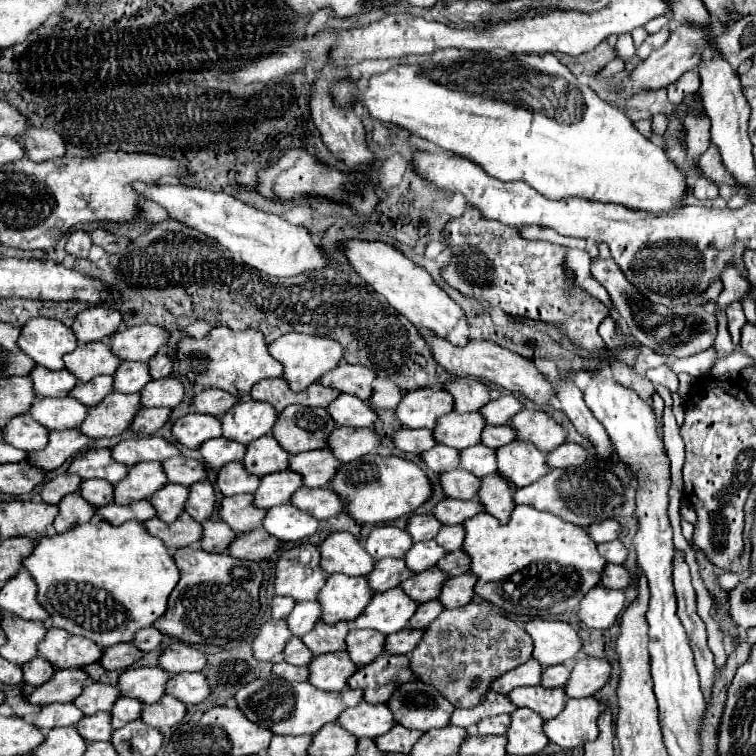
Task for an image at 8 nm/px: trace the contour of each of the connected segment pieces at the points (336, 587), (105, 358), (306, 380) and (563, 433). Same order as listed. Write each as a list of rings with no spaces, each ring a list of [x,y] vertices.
[[[329,575],[325,587],[319,593],[319,603],[321,603],[321,619],[329,625],[335,625],[339,621],[355,621],[363,609],[369,605],[371,597],[373,597],[373,589],[369,589],[369,581],[367,577],[347,577],[347,575]]]
[[[105,341],[79,345],[65,357],[65,369],[69,369],[81,383],[97,375],[113,375],[121,359],[109,349]]]
[[[289,333],[279,339],[275,339],[269,345],[269,353],[285,365],[285,379],[289,381],[289,387],[293,391],[305,391],[311,383],[317,383],[321,375],[335,369],[339,361],[343,359],[343,347],[341,343],[329,339],[329,337],[317,337],[317,335],[303,335],[303,333]]]
[[[523,409],[517,413],[517,417],[509,421],[509,425],[517,431],[517,439],[531,441],[533,445],[537,445],[537,449],[543,449],[545,453],[557,449],[567,439],[567,429],[545,411]]]

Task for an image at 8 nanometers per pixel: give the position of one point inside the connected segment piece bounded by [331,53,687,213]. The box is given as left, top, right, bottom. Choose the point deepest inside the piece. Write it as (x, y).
(517, 116)

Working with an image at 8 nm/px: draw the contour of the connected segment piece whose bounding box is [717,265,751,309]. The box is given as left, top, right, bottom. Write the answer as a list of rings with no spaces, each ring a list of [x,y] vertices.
[[[727,265],[725,267],[725,271],[721,275],[721,281],[723,281],[723,291],[721,291],[719,299],[717,299],[717,305],[721,309],[725,309],[729,301],[741,299],[743,293],[747,293],[751,289],[751,285],[747,283],[747,279],[735,269],[735,265]]]

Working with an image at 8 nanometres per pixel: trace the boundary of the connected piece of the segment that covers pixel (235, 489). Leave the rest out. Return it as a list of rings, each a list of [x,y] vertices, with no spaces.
[[[229,463],[229,465],[219,469],[217,487],[225,497],[227,495],[239,495],[239,493],[255,493],[259,487],[259,479],[261,477],[249,473],[245,469],[245,465]]]

